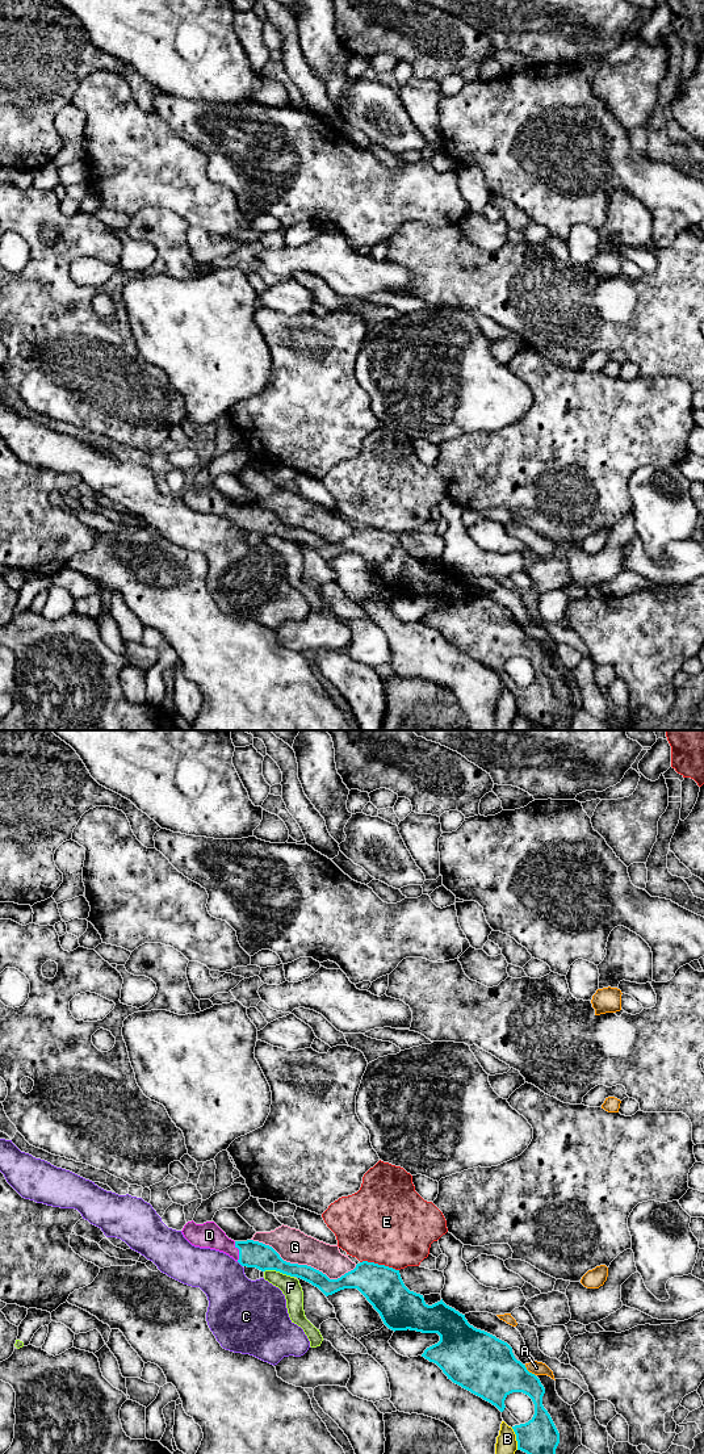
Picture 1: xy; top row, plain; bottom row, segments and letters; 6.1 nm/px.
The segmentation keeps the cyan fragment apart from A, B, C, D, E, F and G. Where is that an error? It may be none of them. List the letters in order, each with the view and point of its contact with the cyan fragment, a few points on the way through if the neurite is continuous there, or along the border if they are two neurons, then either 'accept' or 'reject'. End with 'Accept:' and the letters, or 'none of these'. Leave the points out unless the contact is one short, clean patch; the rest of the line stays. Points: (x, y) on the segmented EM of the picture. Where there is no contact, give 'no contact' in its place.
A: meets cyan in xy at (528, 1371); reject
B: meets cyan in xy at (516, 1438); reject
C: meets cyan in xy at (239, 1262); reject
D: meets cyan in xy at (239, 1251); runs through xy (252, 1253), (239, 1251), (209, 1235); accept
E: meets cyan in xy at (380, 1265); border along xy (360, 1261), (373, 1261), (398, 1270); reject
F: meets cyan in xy at (279, 1270); reject
G: meets cyan in xy at (304, 1265); reject
Accept: D

